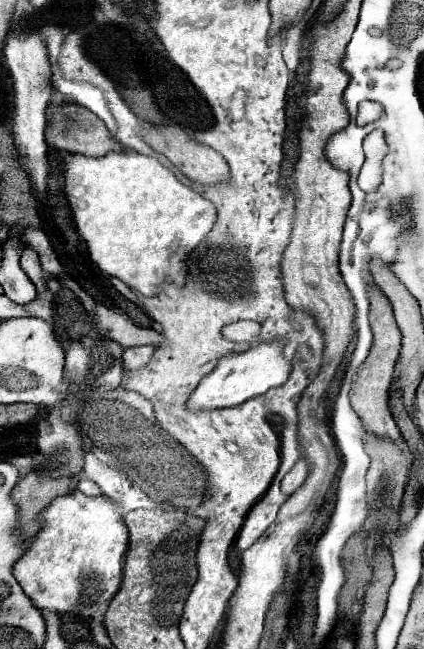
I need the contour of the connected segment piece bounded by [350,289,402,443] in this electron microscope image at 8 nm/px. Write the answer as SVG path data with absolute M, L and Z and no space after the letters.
M376 289L370 291L370 327L372 327L374 341L372 341L372 347L370 347L366 361L358 367L358 377L354 379L354 385L350 391L350 401L352 401L356 415L364 423L366 431L372 431L380 437L402 443L400 431L390 415L390 409L388 409L388 389L390 389L392 375L394 375L394 363L396 363L398 351L400 351L400 329L394 321L394 313L392 313L390 303Z

